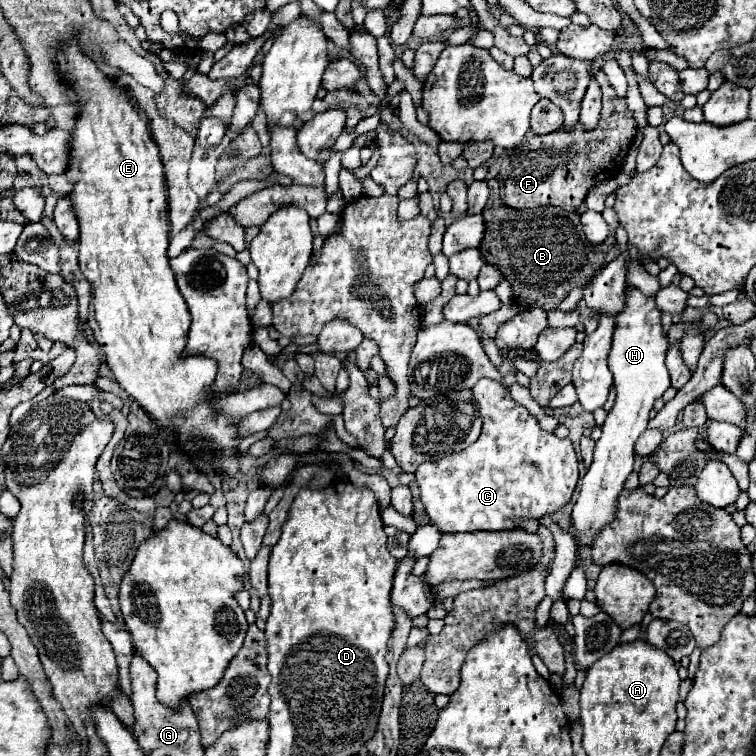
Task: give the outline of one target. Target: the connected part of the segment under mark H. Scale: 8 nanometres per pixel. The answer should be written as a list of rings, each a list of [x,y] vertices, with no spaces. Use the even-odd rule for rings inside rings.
[[[626,286],[624,308],[616,316],[616,330],[608,354],[608,368],[614,376],[614,388],[616,388],[616,404],[602,426],[602,436],[596,442],[594,450],[594,462],[588,468],[586,476],[582,478],[580,496],[574,504],[572,536],[578,544],[578,554],[576,554],[576,568],[564,584],[566,598],[582,600],[586,594],[586,576],[580,566],[580,554],[590,550],[594,534],[598,534],[606,524],[610,524],[616,510],[616,496],[622,492],[628,474],[634,470],[634,444],[648,426],[650,420],[648,414],[654,406],[654,400],[660,398],[670,386],[670,374],[664,366],[668,336],[662,328],[660,316],[662,312],[656,308],[654,296],[646,296],[638,288]]]

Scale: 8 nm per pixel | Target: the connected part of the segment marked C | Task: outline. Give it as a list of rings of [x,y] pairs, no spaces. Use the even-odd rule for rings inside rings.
[[[480,380],[472,392],[484,418],[480,438],[456,456],[420,464],[416,472],[432,524],[440,532],[512,530],[516,518],[542,518],[566,506],[578,482],[578,458],[570,438],[544,432],[538,420],[512,400],[510,390],[494,380]]]

